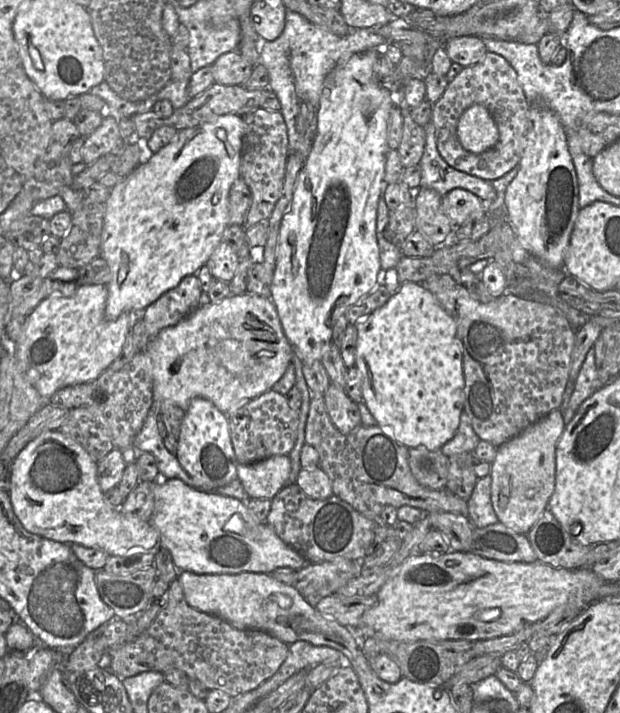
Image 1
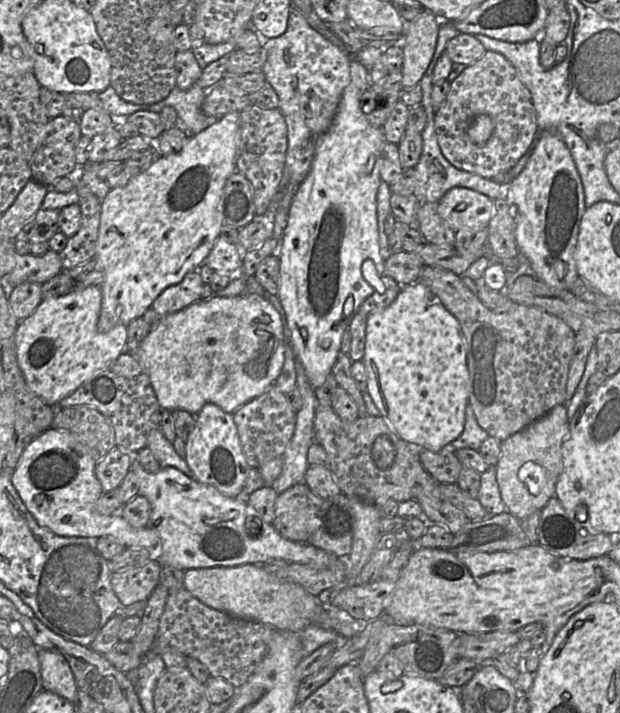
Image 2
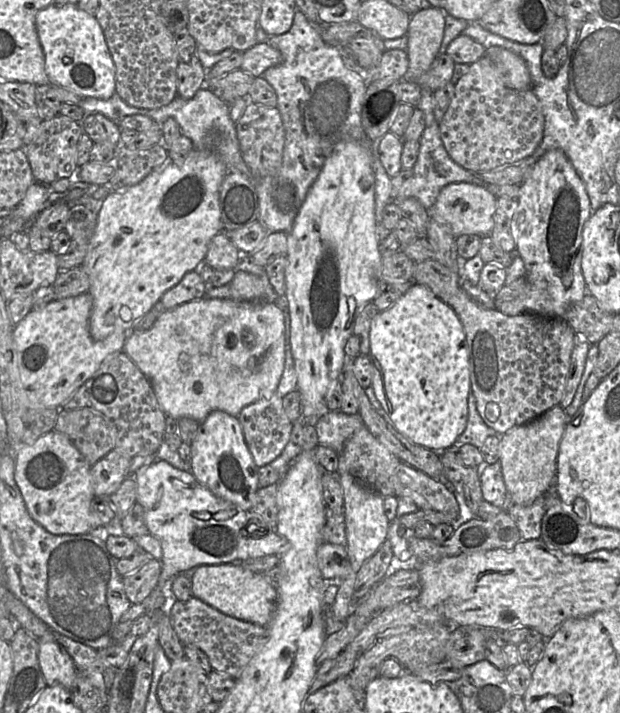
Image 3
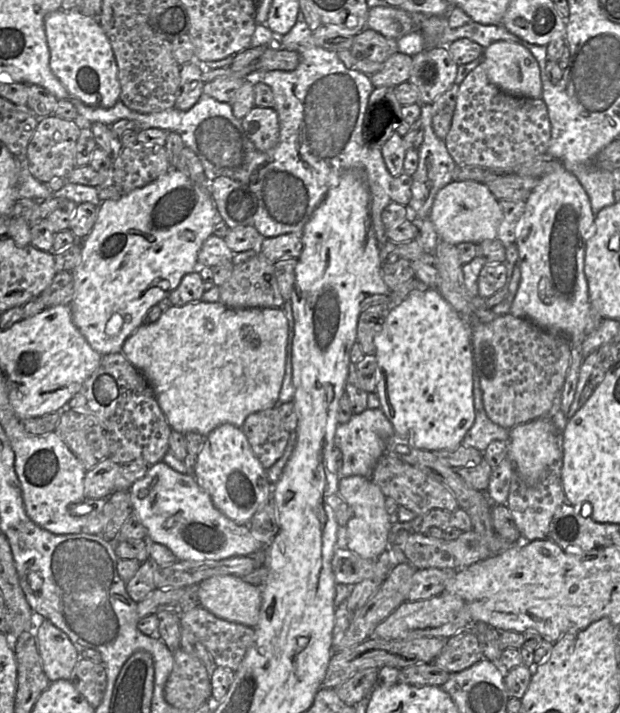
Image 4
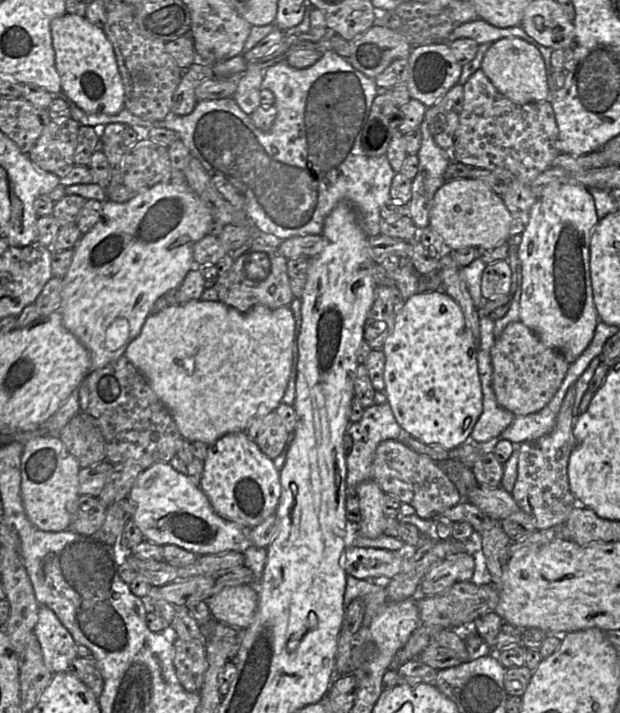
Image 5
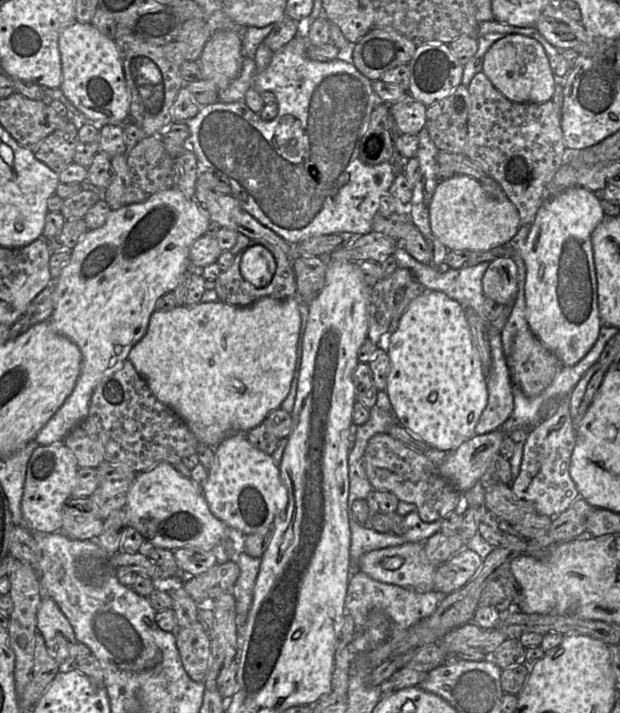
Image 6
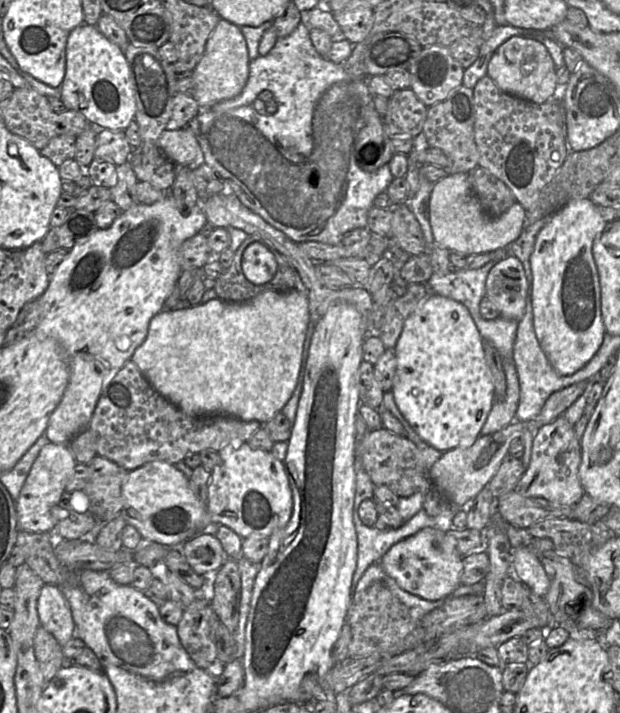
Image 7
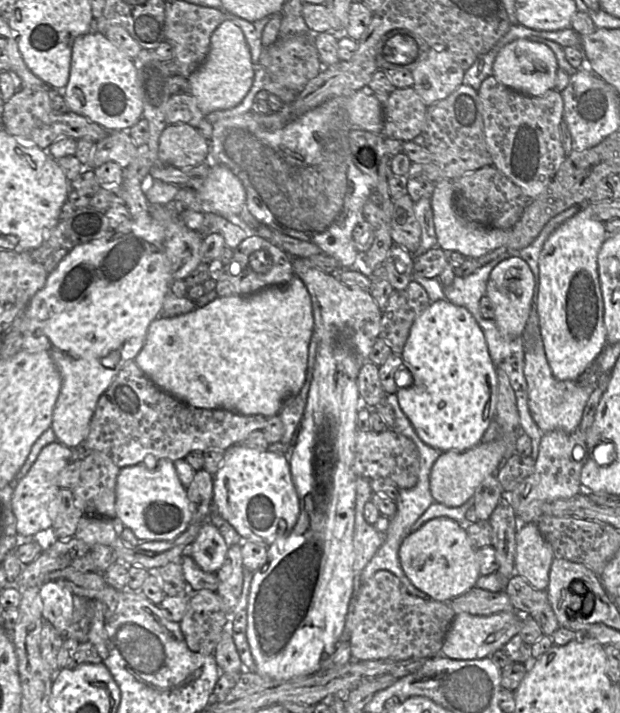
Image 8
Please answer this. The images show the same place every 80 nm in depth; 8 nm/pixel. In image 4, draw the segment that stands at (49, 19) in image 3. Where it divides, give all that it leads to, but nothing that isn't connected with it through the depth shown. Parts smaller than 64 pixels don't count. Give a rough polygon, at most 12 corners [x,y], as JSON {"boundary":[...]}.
{"boundary":[[44,18],[50,68],[71,97],[110,108],[118,66],[99,22]]}

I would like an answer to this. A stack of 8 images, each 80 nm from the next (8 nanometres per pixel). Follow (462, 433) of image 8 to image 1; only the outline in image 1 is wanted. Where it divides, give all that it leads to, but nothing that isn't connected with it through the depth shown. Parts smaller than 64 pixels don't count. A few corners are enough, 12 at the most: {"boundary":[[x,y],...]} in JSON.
{"boundary":[[422,283],[356,323],[377,425],[439,450],[465,400],[463,345]]}

